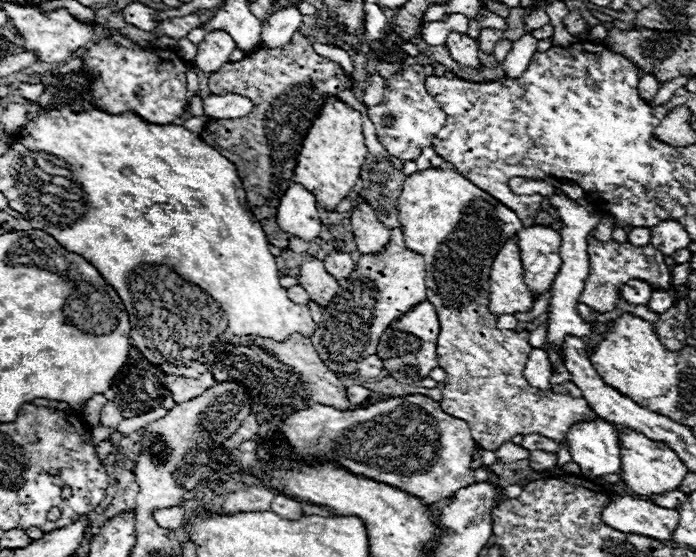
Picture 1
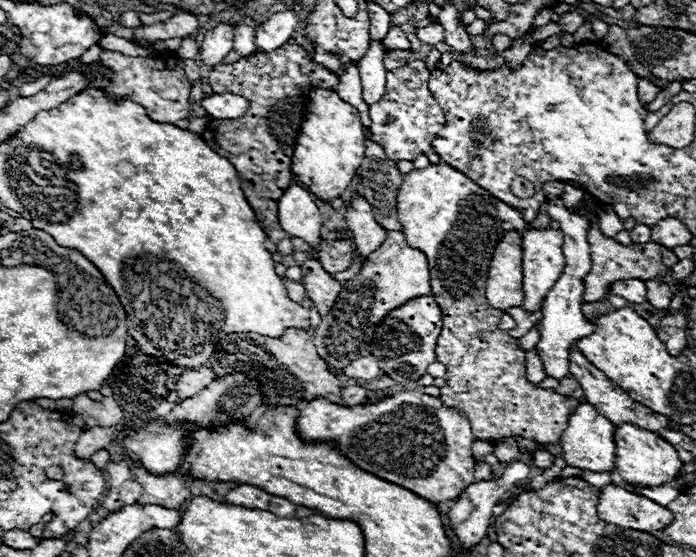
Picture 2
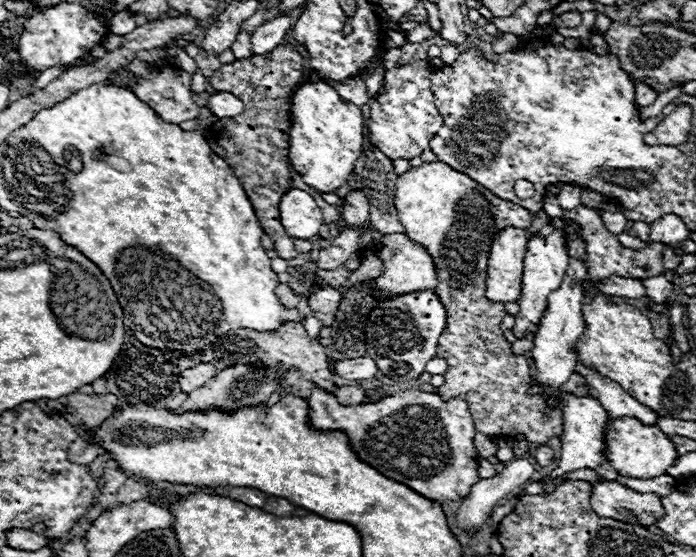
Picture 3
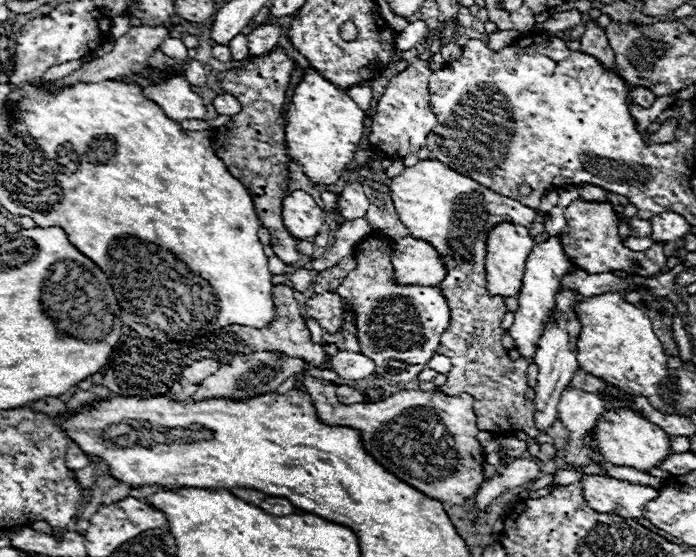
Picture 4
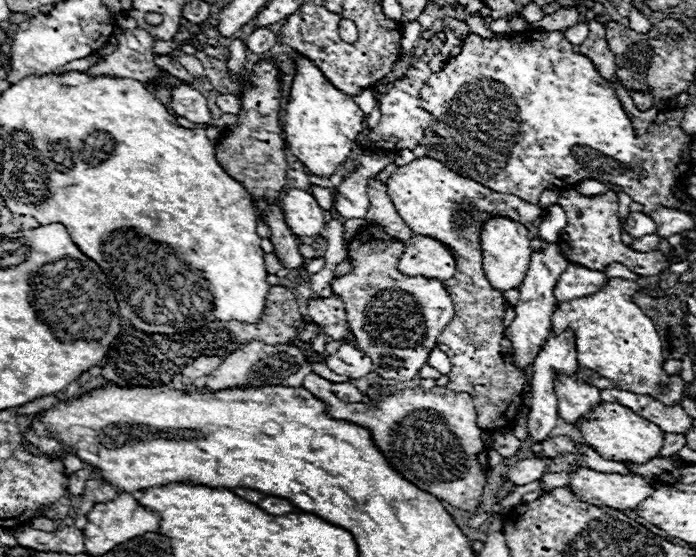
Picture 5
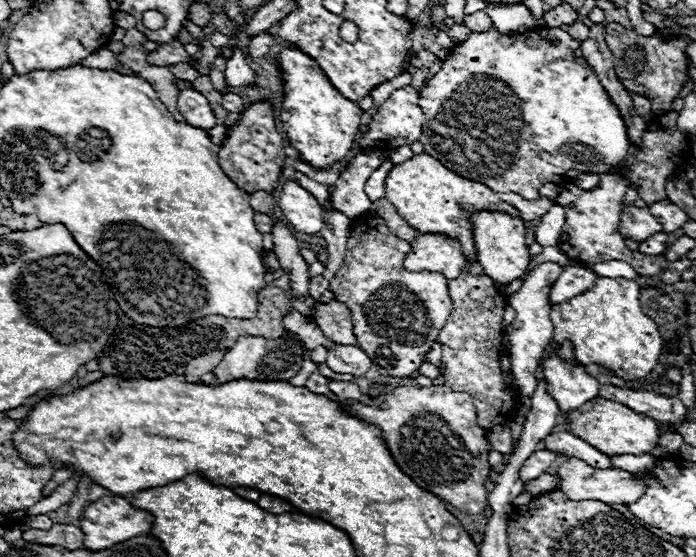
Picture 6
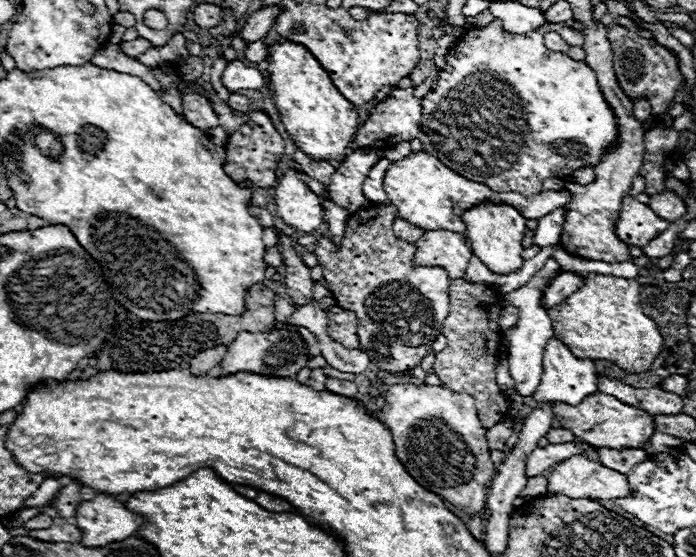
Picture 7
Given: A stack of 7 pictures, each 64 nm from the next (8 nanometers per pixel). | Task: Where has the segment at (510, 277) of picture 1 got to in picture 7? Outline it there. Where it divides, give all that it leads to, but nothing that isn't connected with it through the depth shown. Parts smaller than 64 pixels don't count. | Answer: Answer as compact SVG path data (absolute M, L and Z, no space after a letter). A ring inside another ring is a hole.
M480 202L476 208L464 212L466 234L470 238L474 256L480 258L492 272L510 274L522 266L522 238L526 232L526 218L514 206L500 206L492 202Z

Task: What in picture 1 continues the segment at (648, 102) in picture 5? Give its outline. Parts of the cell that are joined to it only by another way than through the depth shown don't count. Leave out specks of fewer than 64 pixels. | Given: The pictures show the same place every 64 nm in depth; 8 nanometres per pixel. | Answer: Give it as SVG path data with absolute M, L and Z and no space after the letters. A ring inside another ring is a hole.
M642 74L640 76L640 84L638 84L640 98L644 98L644 100L650 102L656 96L658 88L660 88L660 84L656 82L656 78L652 78L652 74Z

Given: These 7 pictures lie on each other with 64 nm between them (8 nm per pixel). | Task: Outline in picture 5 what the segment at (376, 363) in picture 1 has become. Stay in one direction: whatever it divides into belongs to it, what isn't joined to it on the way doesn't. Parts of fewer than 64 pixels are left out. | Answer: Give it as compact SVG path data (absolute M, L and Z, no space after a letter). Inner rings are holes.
M340 346L332 356L326 358L326 364L332 372L350 378L364 378L368 372L372 372L370 358L356 346Z

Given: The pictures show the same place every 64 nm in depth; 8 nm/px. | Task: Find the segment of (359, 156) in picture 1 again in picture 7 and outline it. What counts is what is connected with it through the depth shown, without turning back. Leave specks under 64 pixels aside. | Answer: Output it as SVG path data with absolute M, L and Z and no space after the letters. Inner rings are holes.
M284 40L270 44L268 54L268 92L278 112L282 114L282 122L286 126L286 132L290 134L290 140L294 140L304 154L316 160L332 160L336 156L344 156L348 144L354 140L354 134L358 130L356 106L338 92L328 72L320 66L320 62L312 56L308 48Z

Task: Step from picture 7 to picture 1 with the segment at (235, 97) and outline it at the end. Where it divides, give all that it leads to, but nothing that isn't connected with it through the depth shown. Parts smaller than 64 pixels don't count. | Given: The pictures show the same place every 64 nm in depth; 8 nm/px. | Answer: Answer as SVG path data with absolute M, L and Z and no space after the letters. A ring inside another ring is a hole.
M212 94L212 96L204 98L202 102L204 102L204 114L208 118L216 118L216 120L240 118L252 110L252 102L240 94L224 94L224 96Z

